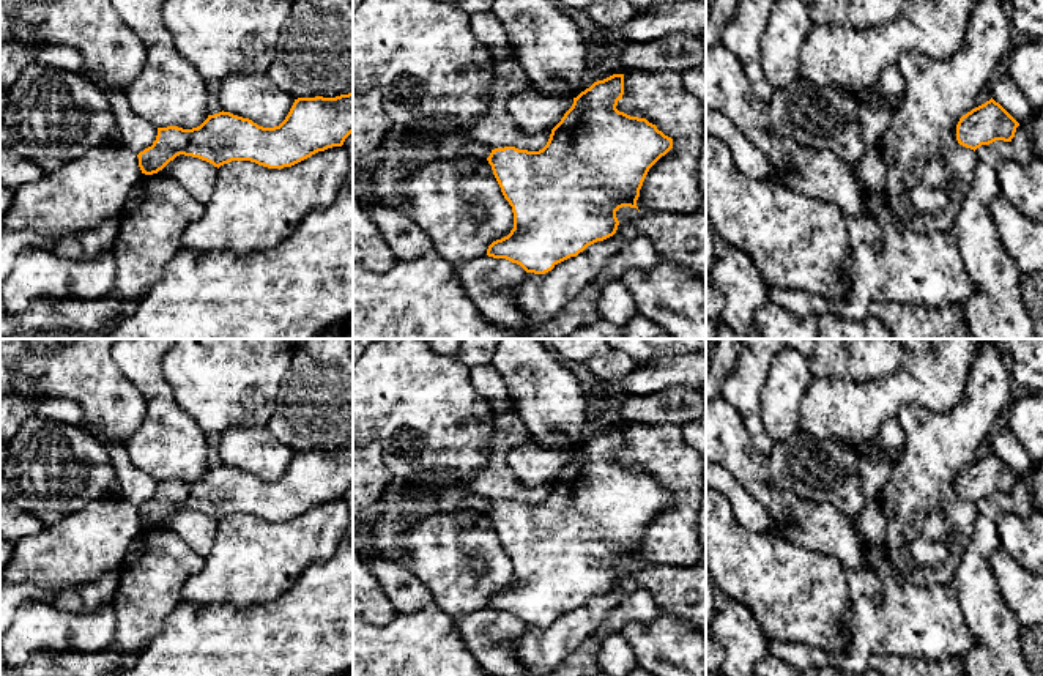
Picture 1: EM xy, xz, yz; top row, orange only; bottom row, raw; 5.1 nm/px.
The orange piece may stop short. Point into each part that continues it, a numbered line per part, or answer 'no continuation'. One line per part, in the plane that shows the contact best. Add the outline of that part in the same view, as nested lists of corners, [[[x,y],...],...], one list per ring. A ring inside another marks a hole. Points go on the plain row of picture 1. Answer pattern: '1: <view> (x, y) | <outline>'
no continuation

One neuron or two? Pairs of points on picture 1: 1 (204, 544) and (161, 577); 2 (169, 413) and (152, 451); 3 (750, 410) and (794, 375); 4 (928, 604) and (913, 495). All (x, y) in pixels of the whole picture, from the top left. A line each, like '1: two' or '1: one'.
1: two
2: one
3: two
4: two

